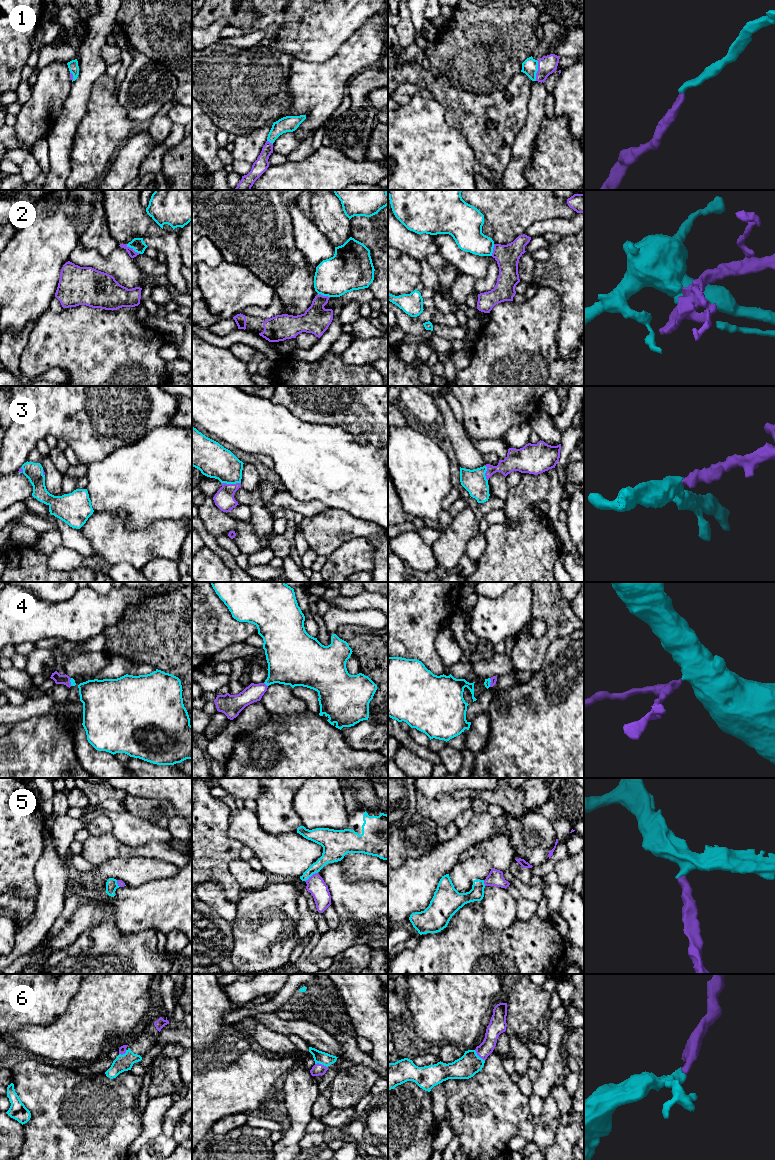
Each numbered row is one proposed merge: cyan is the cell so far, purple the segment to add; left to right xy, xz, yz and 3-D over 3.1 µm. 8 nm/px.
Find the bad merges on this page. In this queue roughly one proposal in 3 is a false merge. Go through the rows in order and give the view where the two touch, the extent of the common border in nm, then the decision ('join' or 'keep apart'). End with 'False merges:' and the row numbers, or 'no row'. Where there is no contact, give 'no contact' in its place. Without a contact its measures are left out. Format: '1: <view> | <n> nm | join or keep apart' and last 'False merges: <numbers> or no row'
1: yz | 160 nm | join
2: xy | 140 nm | keep apart
3: xz | 150 nm | join
4: xz | 50 nm | join
5: xz | 130 nm | join
6: yz | 120 nm | join
False merges: 2

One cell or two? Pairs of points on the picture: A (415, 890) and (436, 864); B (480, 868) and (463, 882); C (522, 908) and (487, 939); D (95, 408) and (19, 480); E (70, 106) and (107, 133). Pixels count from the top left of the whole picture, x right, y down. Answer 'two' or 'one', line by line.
A: one
B: one
C: two
D: two
E: two

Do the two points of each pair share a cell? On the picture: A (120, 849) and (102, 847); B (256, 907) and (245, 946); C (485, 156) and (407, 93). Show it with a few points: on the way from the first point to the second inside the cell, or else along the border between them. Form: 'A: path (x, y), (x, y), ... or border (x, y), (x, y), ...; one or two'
A: path (116, 849), (106, 847); one
B: path (256, 917), (255, 936); one
C: border (398, 85), (413, 83), (418, 86); two

